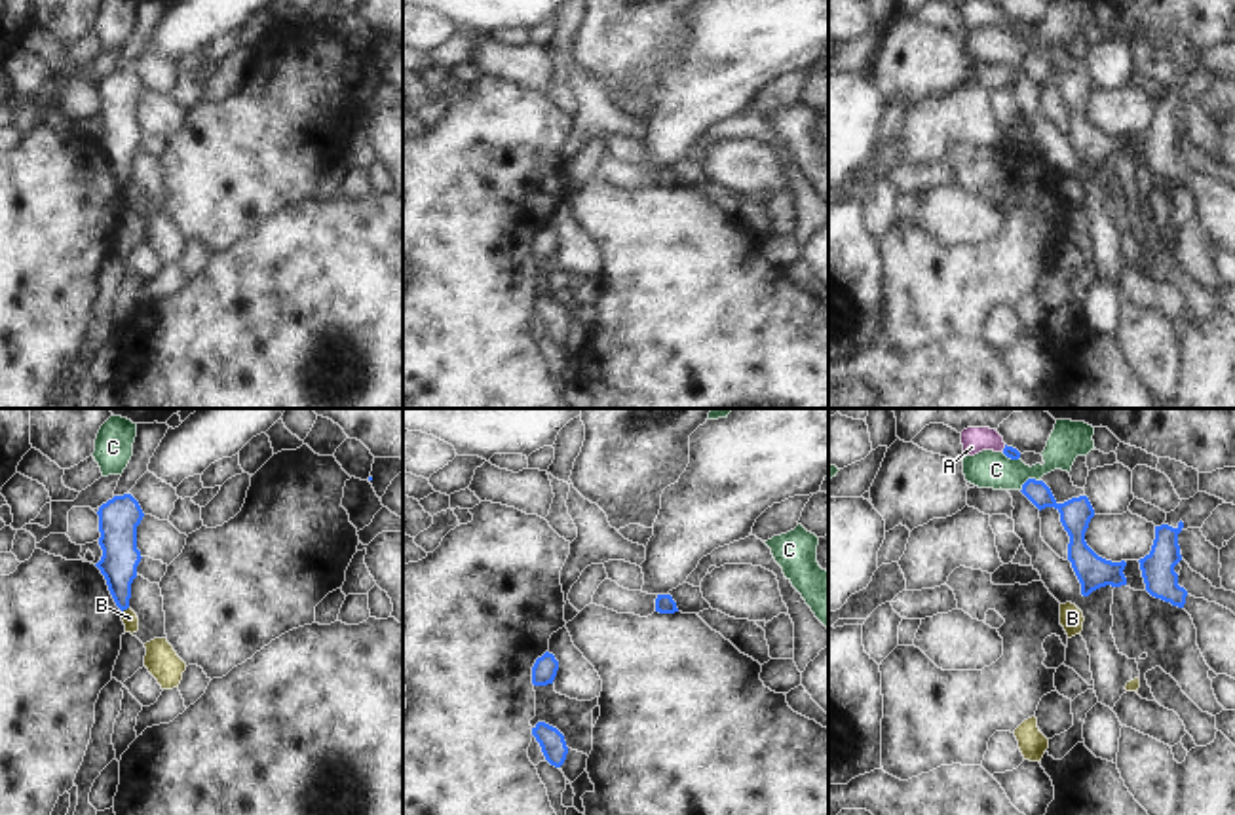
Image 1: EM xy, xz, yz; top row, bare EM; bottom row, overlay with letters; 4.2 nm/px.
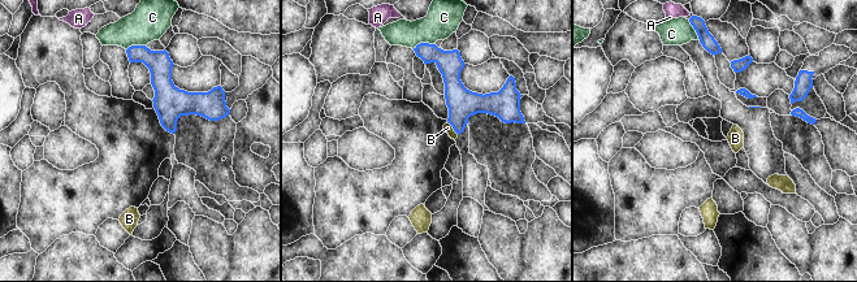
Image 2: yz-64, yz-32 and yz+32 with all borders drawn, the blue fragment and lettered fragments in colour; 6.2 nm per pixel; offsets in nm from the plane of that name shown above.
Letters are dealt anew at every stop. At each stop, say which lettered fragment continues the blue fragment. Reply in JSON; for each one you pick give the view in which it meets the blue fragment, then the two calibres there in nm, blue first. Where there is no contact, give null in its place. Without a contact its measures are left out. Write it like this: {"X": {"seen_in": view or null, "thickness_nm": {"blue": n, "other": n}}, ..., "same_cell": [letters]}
{"A": {"seen_in": "yz", "thickness_nm": {"blue": 50, "other": 110}}, "same_cell": ["A"]}

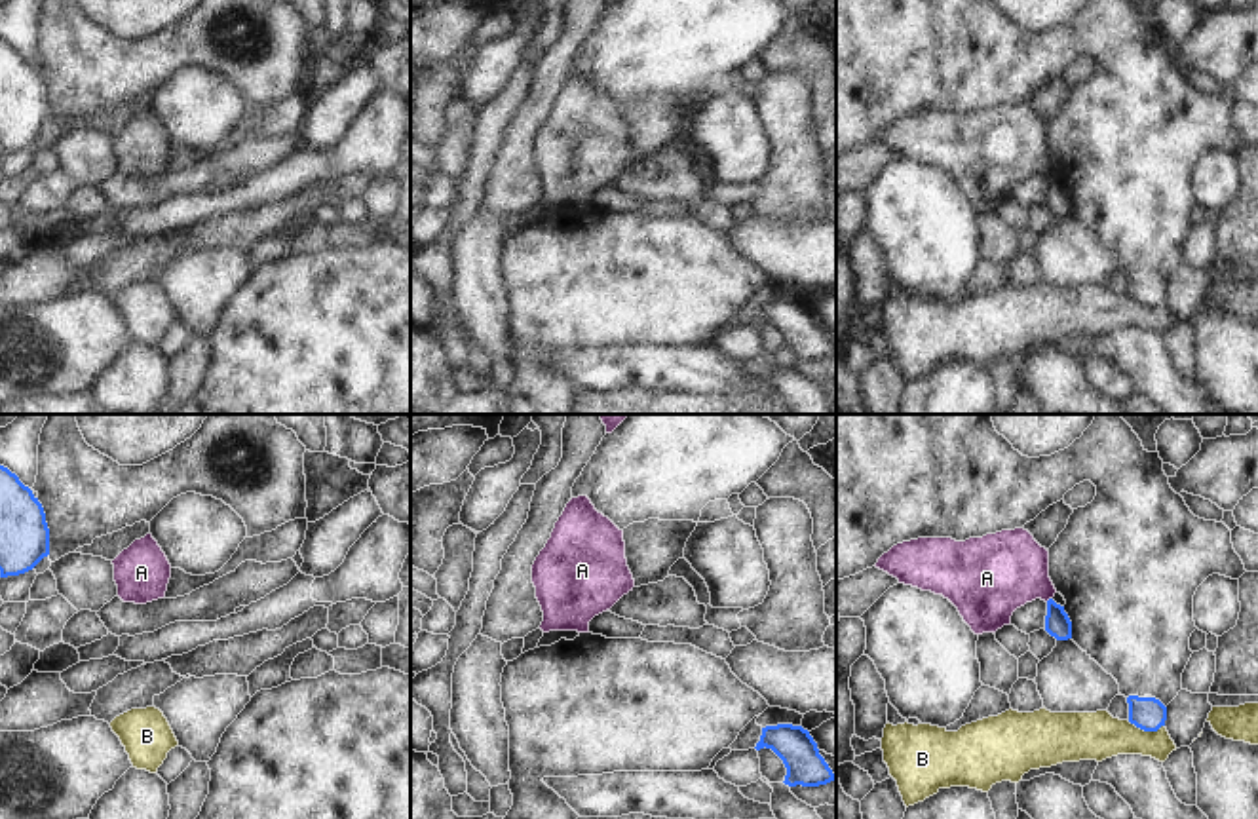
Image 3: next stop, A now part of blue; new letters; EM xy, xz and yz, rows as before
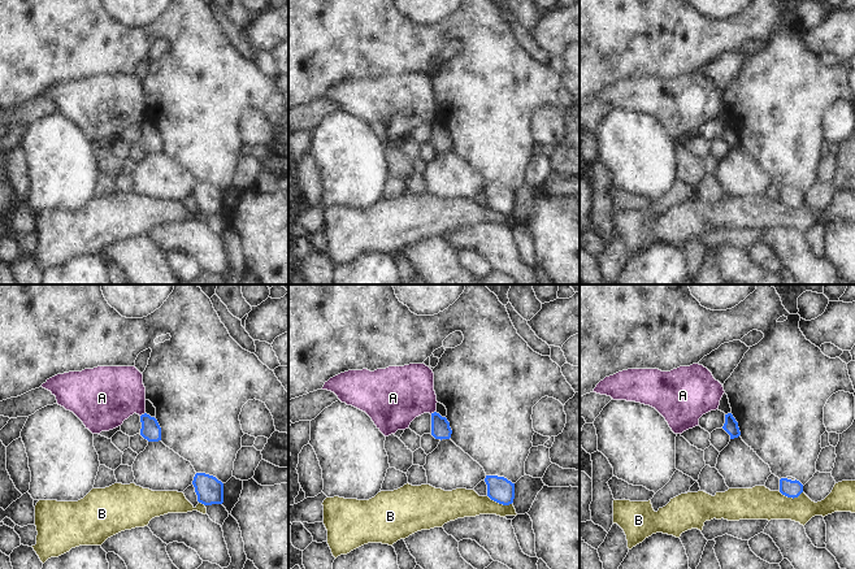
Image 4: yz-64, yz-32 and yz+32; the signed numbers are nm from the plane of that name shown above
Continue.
{"same_cell": []}

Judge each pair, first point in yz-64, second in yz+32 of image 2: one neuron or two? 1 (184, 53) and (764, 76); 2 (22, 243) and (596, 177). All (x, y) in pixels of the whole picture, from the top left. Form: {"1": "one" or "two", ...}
{"1": "two", "2": "two"}

